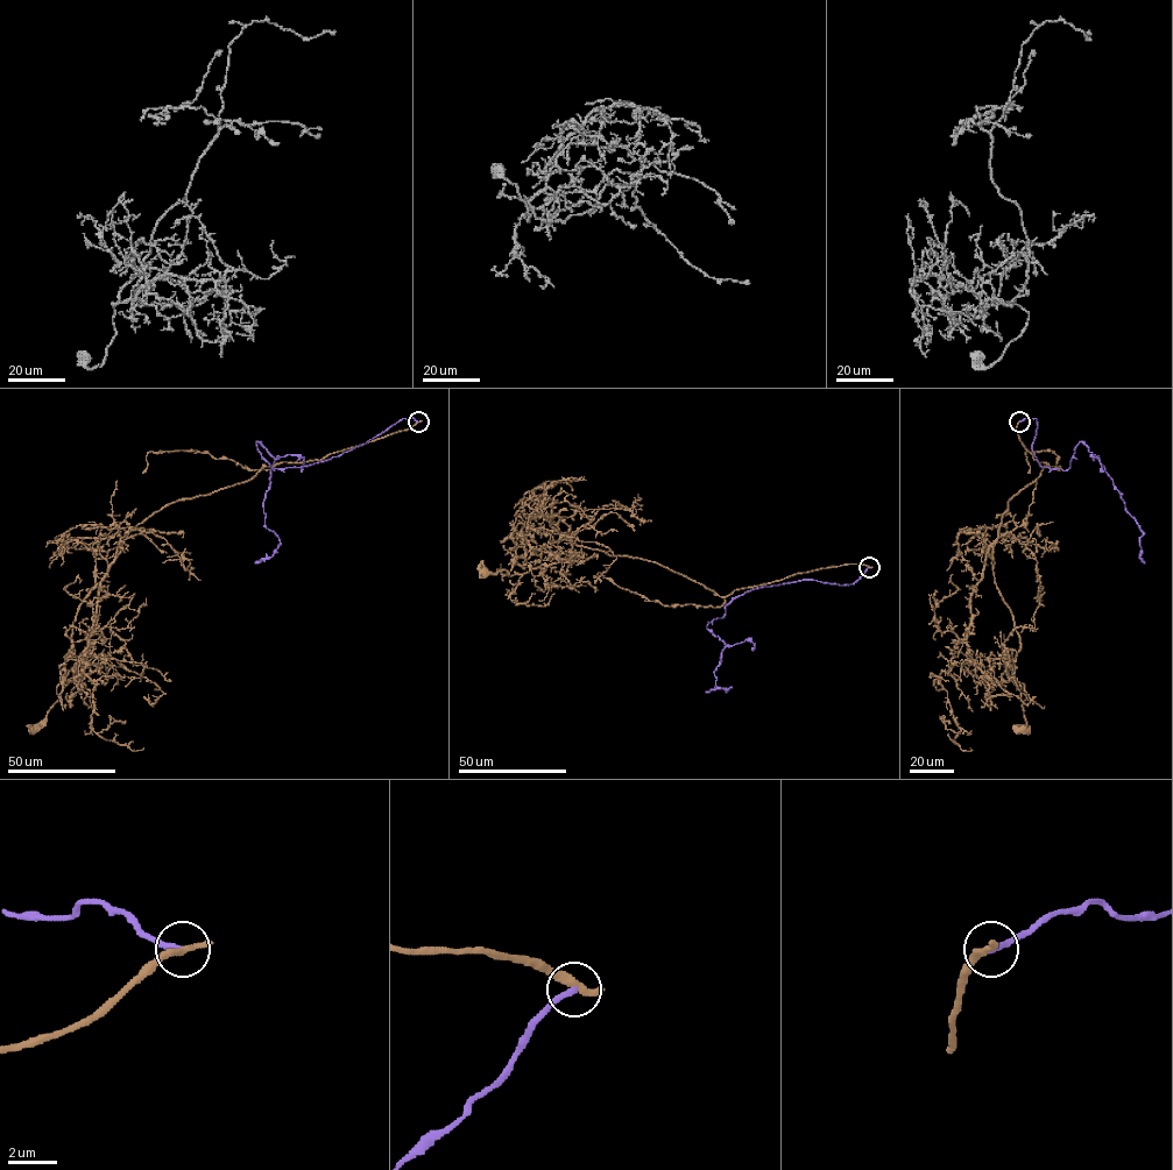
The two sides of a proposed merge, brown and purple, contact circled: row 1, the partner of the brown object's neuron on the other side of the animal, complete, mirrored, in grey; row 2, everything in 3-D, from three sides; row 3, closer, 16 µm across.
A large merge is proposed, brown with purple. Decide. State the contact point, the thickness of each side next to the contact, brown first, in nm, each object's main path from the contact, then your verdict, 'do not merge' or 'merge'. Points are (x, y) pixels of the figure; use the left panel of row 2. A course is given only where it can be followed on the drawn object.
(418, 422) | 420/260 nm | brown via (418, 422), (320, 460), (263, 466), (247, 481), (168, 503), (139, 523), (80, 604), (58, 700), (33, 728) | purple via (418, 422), (274, 470), (256, 442), (275, 460), (262, 503), (280, 545), (255, 564) | do not merge

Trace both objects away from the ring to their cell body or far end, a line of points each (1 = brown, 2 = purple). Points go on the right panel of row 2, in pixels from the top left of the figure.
1: (1019, 422), (1023, 445), (1048, 466), (1008, 501), (993, 565), (1019, 638), (1012, 676), (1026, 694), (1025, 728)
2: (1019, 422), (1037, 418), (1032, 449), (1043, 467), (1067, 470), (1075, 447), (1086, 445), (1143, 532), (1144, 564)

